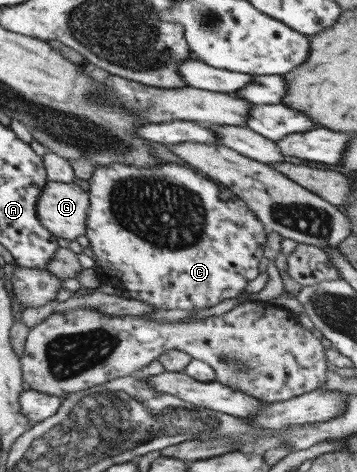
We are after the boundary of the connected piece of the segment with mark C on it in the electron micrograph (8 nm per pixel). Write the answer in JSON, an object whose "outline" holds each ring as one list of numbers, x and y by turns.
{"outline":[[113,163,105,166,97,166,93,176,88,180,90,184,89,196,90,207,88,210,88,218,85,221,87,229,85,236,89,240,90,249,95,254,95,271,101,271,103,276,107,276,107,282,113,284,115,288,121,288,127,292,127,296,133,300,141,300,145,304,154,306,154,310,191,310,196,308,205,308,218,305,226,299,232,299,241,295,248,282,259,276,259,263,264,256,265,244,267,243,267,234,263,224,257,219,256,214,247,206,244,200,237,195,223,201,219,197,221,188,219,184,211,181,207,177,201,176,187,166,177,163,163,163,152,167,143,168,137,165,124,165,121,163]]}

